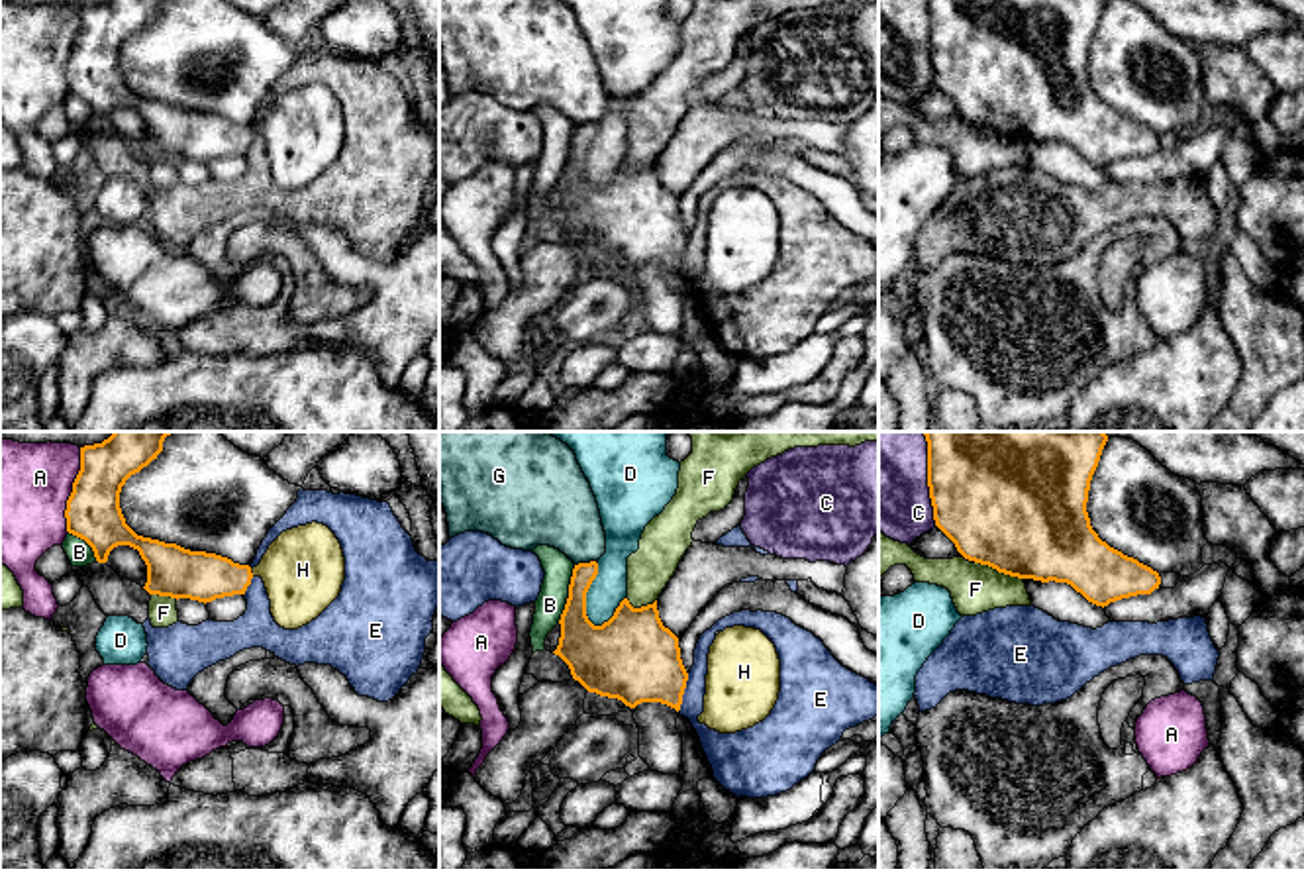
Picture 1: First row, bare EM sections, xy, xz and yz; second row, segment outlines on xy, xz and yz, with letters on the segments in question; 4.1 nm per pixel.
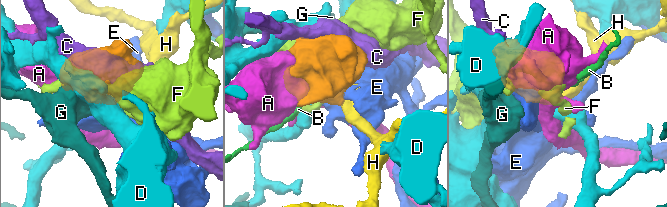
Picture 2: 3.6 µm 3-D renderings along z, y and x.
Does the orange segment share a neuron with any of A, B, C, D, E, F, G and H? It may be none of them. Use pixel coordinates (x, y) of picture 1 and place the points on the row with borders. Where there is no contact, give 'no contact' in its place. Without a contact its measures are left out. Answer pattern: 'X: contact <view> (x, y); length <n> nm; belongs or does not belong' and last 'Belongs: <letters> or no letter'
A: contact xy (73, 491); length 360 nm; does not belong
B: contact xz (569, 595); length 260 nm; does not belong
C: contact yz (928, 479); length 380 nm; does not belong
D: contact xz (585, 597); length 280 nm; does not belong
E: contact xz (683, 693); length 170 nm; does not belong
F: contact yz (999, 571); length 220 nm; does not belong
G: contact xz (585, 563); length 90 nm; does not belong
H: contact xy (251, 573); length 40 nm; belongs
Belongs: H

